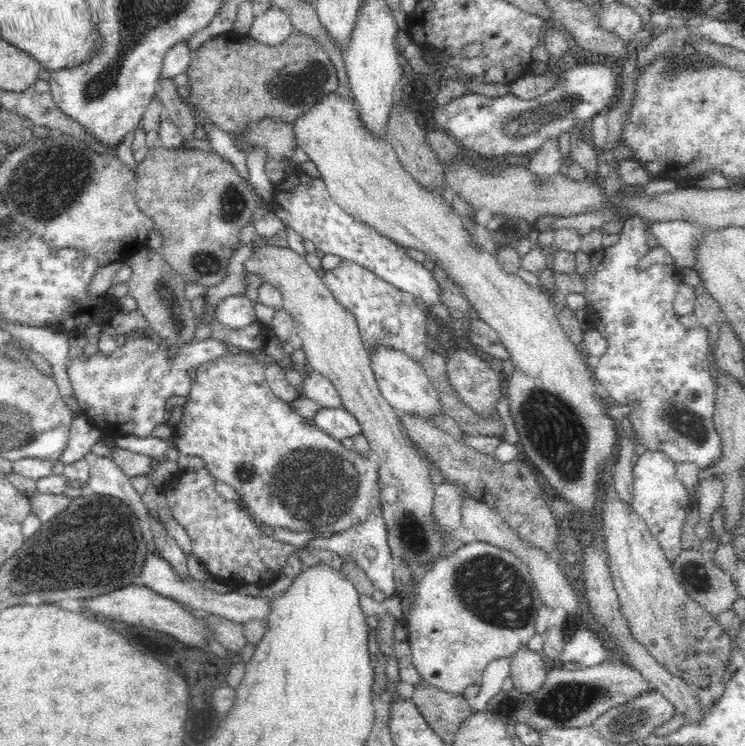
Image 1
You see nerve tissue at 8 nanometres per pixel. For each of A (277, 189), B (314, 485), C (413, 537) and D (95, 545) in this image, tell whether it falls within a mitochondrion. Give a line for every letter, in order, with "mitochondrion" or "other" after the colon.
A: other
B: mitochondrion
C: mitochondrion
D: mitochondrion

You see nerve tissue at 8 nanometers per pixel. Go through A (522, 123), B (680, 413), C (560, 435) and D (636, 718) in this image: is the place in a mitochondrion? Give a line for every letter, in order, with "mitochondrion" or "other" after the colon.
A: mitochondrion
B: mitochondrion
C: mitochondrion
D: mitochondrion

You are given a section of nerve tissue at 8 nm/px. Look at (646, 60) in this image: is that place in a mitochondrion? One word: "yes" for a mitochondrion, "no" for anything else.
no

